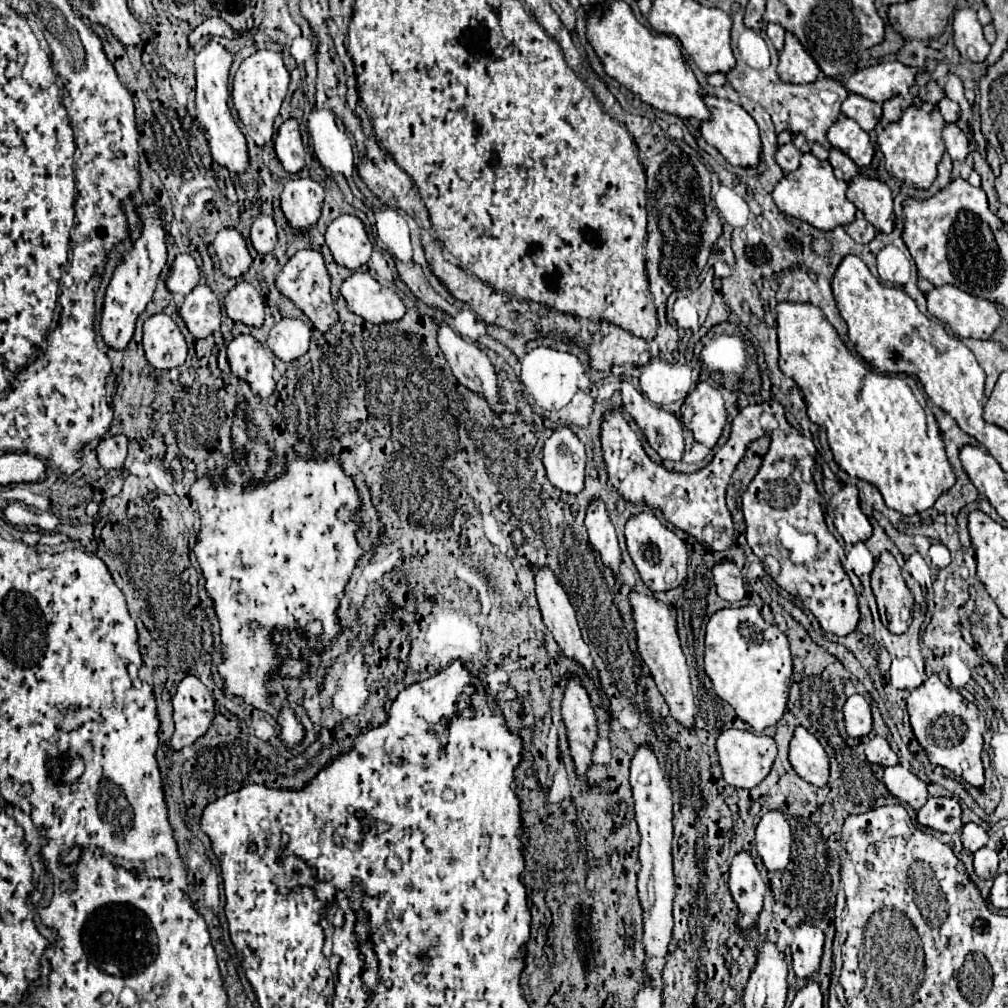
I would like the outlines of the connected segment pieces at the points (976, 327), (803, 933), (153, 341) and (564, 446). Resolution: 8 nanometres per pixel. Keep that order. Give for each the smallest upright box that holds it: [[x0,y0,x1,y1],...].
[[926,284,1000,340],[792,924,824,978],[142,314,186,370],[544,426,584,494]]

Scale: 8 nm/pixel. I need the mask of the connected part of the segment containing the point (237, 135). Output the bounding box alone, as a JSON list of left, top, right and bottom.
[196,42,248,174]

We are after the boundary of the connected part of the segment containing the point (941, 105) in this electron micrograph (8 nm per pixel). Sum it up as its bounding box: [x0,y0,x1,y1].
[937,97,960,122]

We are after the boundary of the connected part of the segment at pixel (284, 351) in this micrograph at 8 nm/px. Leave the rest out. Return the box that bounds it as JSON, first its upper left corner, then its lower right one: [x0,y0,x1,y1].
[268,318,310,362]

